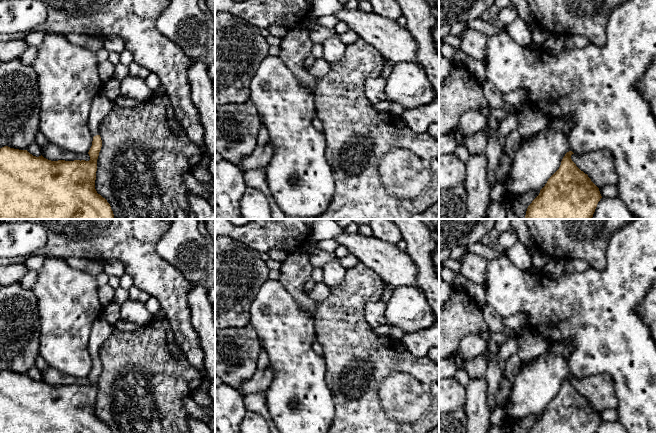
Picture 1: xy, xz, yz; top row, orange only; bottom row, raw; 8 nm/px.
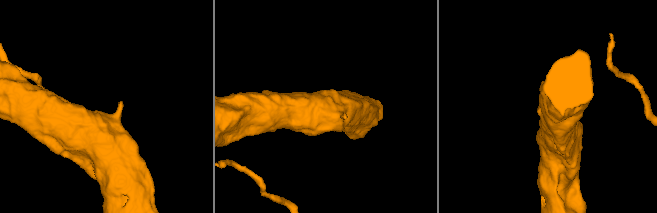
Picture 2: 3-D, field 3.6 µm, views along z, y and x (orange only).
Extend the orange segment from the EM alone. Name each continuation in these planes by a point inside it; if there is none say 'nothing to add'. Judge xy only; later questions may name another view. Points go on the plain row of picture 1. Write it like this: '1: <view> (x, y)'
1: xy (101, 329)

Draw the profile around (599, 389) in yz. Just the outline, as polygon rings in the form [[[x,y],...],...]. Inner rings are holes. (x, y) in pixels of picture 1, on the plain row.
[[[600,373],[584,379],[572,378],[571,383],[598,412],[618,408],[618,398],[611,375]]]

